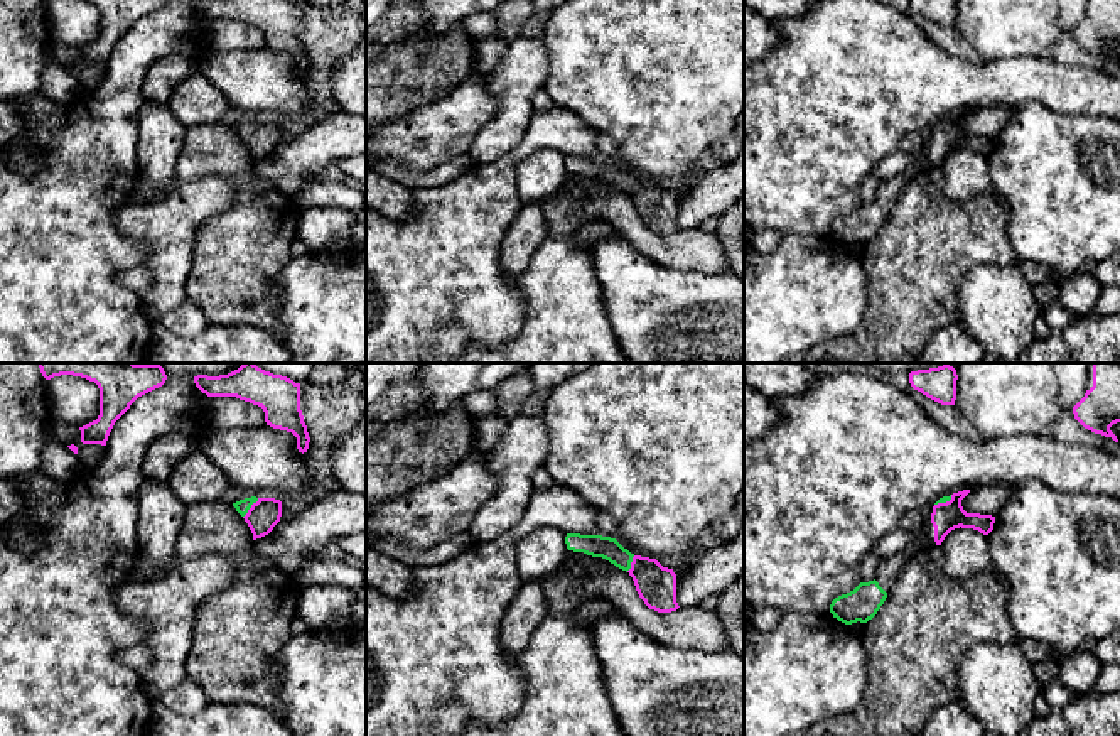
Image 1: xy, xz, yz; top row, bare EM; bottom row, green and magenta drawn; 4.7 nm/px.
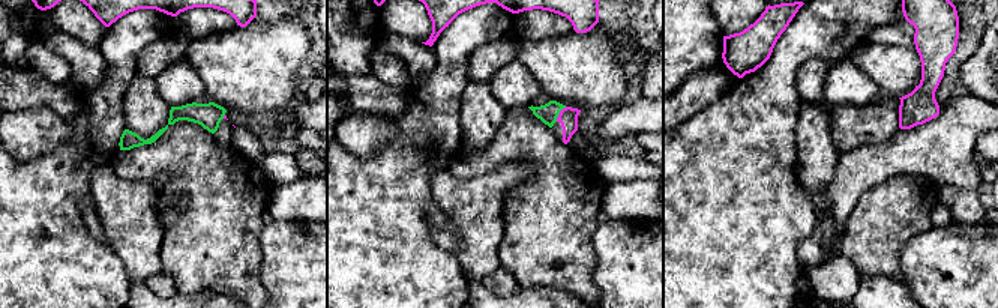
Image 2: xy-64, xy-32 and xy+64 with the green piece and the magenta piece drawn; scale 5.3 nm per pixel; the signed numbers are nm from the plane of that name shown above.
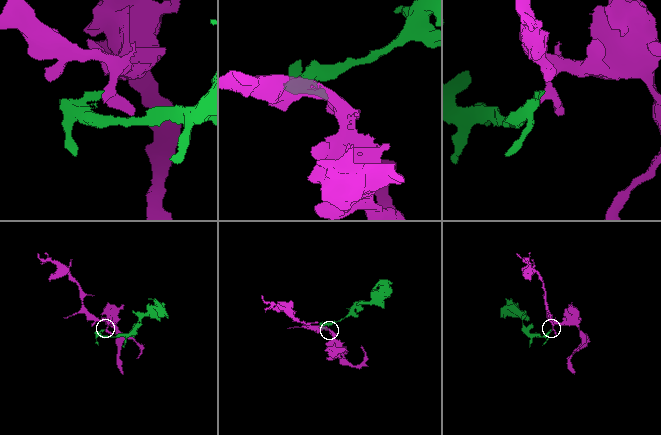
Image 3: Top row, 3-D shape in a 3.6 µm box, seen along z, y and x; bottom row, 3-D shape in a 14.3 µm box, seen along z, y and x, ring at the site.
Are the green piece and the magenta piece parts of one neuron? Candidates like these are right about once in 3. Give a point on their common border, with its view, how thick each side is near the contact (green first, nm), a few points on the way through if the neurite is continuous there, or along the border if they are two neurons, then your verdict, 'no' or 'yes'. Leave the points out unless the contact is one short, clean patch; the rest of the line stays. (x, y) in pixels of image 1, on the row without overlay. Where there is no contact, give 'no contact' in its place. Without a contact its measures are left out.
meets green in xy at (250, 129); 70 nm thick on the green side, 150 nm on the other; runs through xy (242, 129), (250, 129), (265, 135); yes

